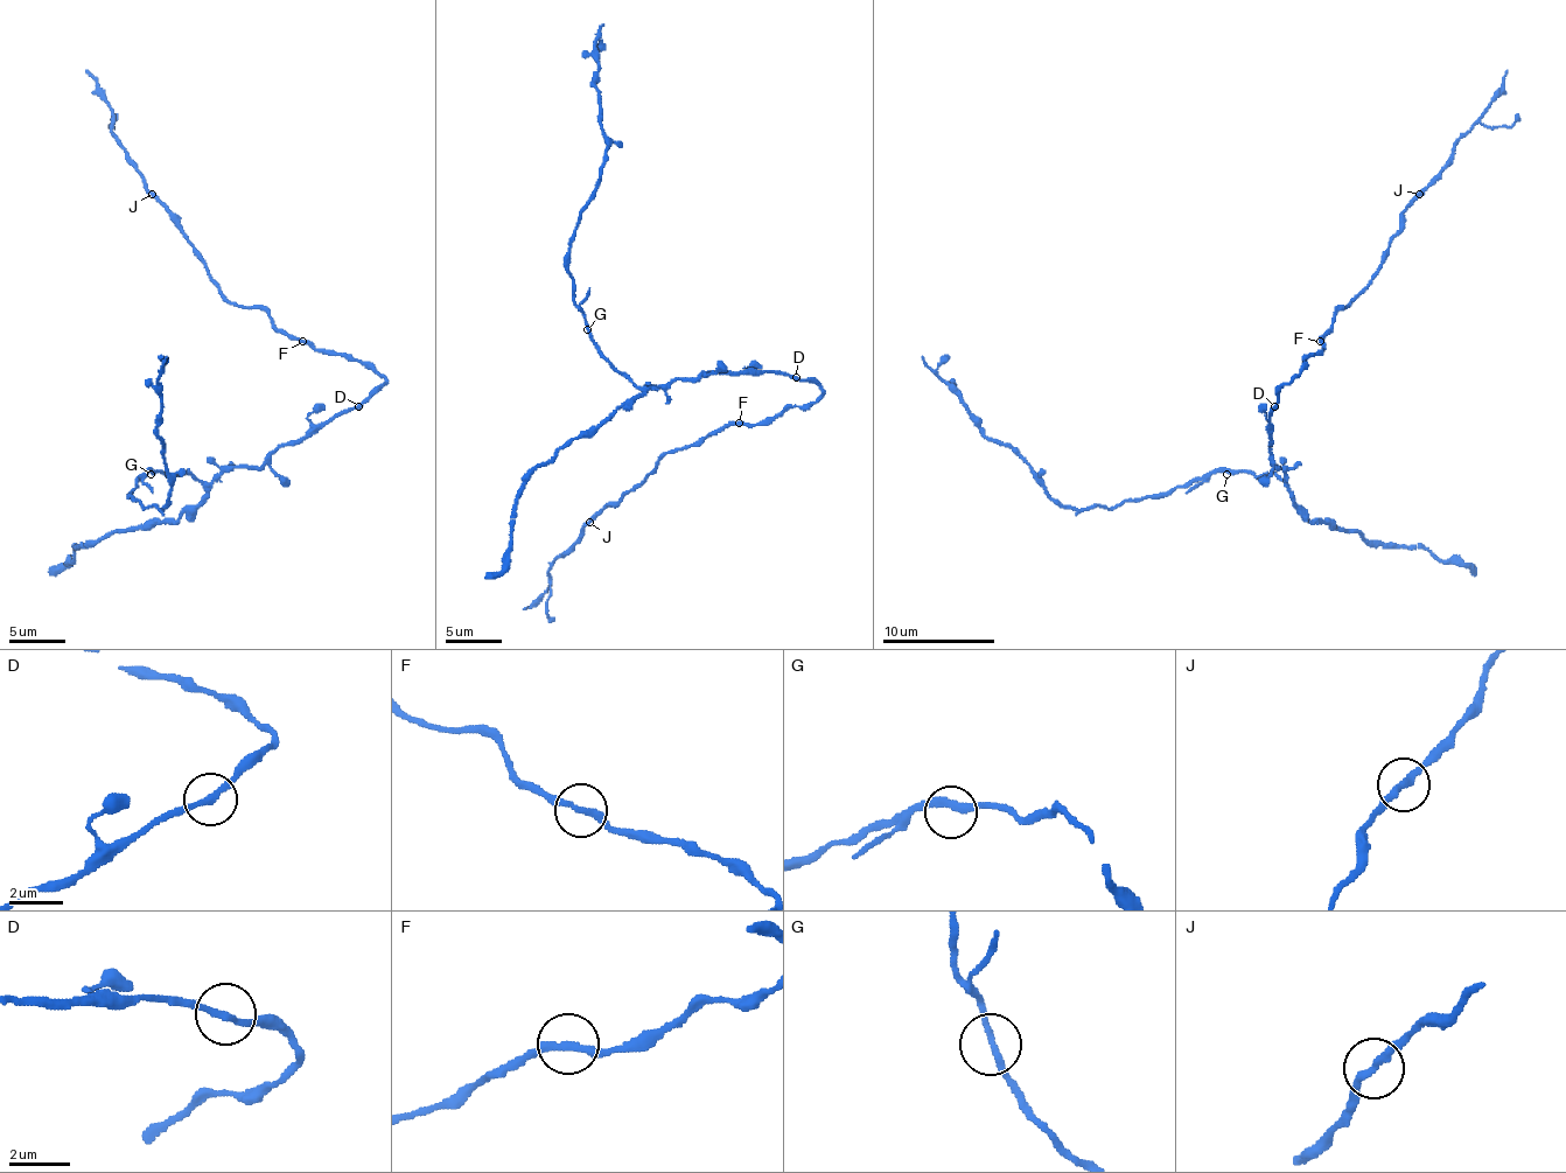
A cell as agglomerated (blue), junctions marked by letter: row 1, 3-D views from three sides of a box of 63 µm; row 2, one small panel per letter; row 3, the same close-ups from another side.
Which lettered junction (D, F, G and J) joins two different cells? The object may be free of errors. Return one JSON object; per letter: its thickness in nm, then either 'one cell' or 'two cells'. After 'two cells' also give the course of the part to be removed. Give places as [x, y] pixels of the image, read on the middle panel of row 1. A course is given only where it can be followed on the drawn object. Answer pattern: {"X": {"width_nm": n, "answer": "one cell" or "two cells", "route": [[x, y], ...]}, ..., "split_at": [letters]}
{"D": {"width_nm": 220, "answer": "one cell"}, "F": {"width_nm": 240, "answer": "one cell"}, "G": {"width_nm": 240, "answer": "one cell"}, "J": {"width_nm": 240, "answer": "one cell"}, "split_at": []}

